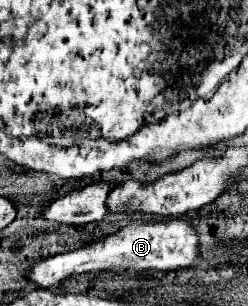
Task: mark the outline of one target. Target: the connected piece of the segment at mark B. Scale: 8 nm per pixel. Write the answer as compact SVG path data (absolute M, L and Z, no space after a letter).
M162 219L148 225L128 225L116 235L110 235L102 241L94 241L90 245L82 245L74 251L56 253L34 267L24 271L24 277L34 285L48 289L58 285L66 277L90 273L90 271L114 271L114 269L136 269L136 271L174 271L180 267L190 267L198 259L198 235L194 227L184 219Z

